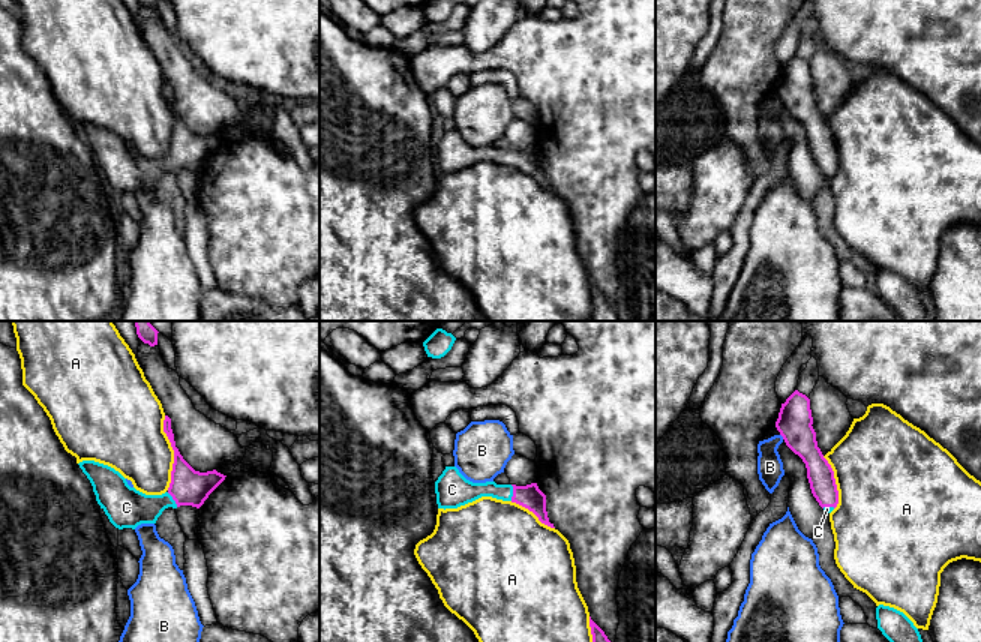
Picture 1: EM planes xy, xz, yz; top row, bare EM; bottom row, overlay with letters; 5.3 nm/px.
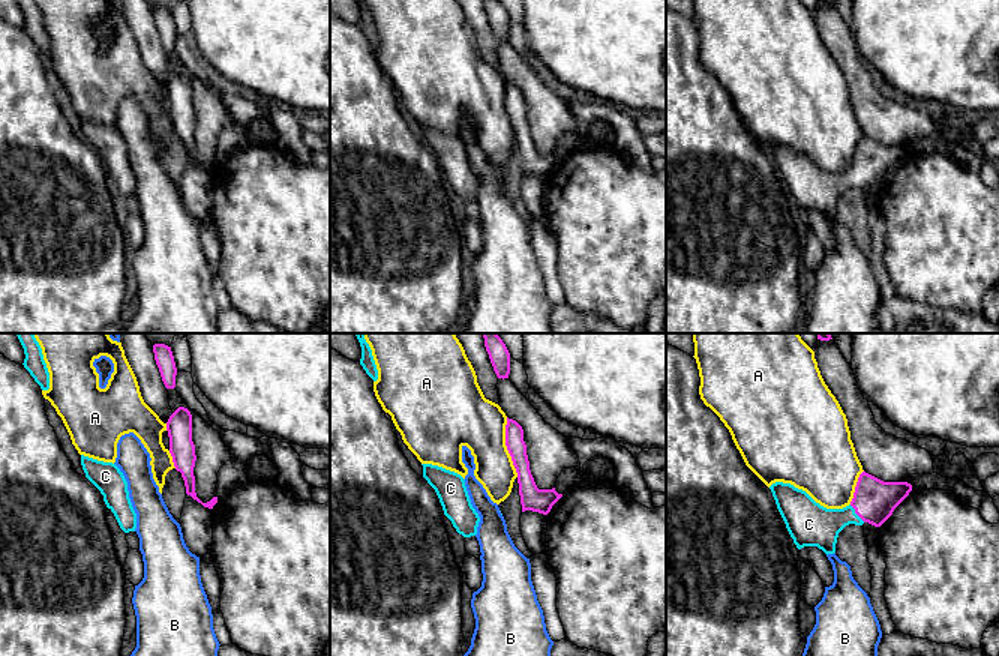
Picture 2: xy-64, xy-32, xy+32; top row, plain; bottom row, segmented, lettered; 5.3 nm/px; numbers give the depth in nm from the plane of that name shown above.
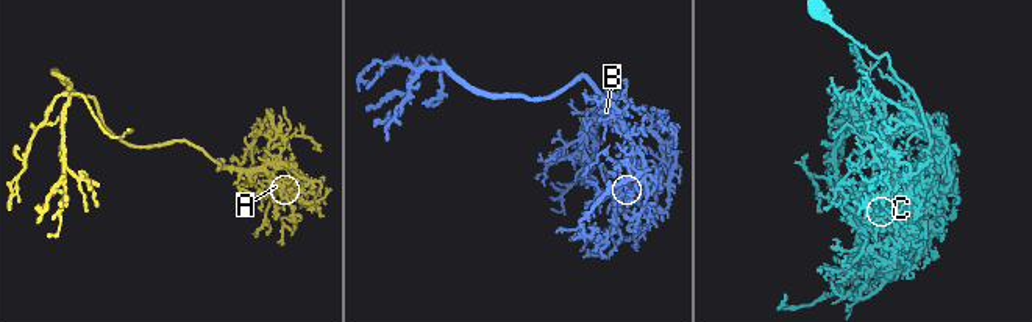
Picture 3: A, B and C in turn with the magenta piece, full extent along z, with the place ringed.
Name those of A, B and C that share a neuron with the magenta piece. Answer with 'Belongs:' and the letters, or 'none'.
Belongs: C

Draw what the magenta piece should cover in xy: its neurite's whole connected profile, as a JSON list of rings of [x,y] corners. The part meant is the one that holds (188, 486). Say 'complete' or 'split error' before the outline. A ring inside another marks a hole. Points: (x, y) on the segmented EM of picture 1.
split error; [[[168,416],[164,420],[164,432],[174,450],[174,464],[170,488],[162,495],[146,495],[130,488],[126,478],[108,465],[94,460],[78,464],[93,486],[98,504],[118,530],[135,530],[141,524],[156,524],[168,507],[192,506],[200,508],[226,477],[216,470],[207,472],[195,471],[183,459],[176,447]]]

